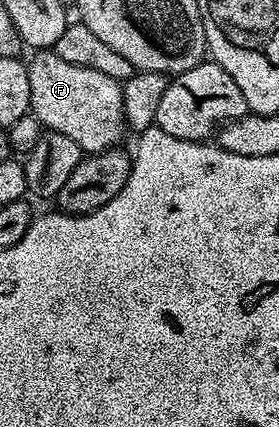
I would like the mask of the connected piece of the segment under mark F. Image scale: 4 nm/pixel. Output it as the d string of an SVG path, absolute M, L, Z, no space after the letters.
M37 50L30 56L33 57L27 60L31 82L29 112L39 121L42 129L67 134L67 138L71 138L71 142L75 142L85 154L102 152L122 143L121 135L127 132L127 125L121 97L123 88L118 81L107 78L107 74L99 74L99 70L87 70L87 66L71 66L71 62L63 62L63 58L52 50Z

